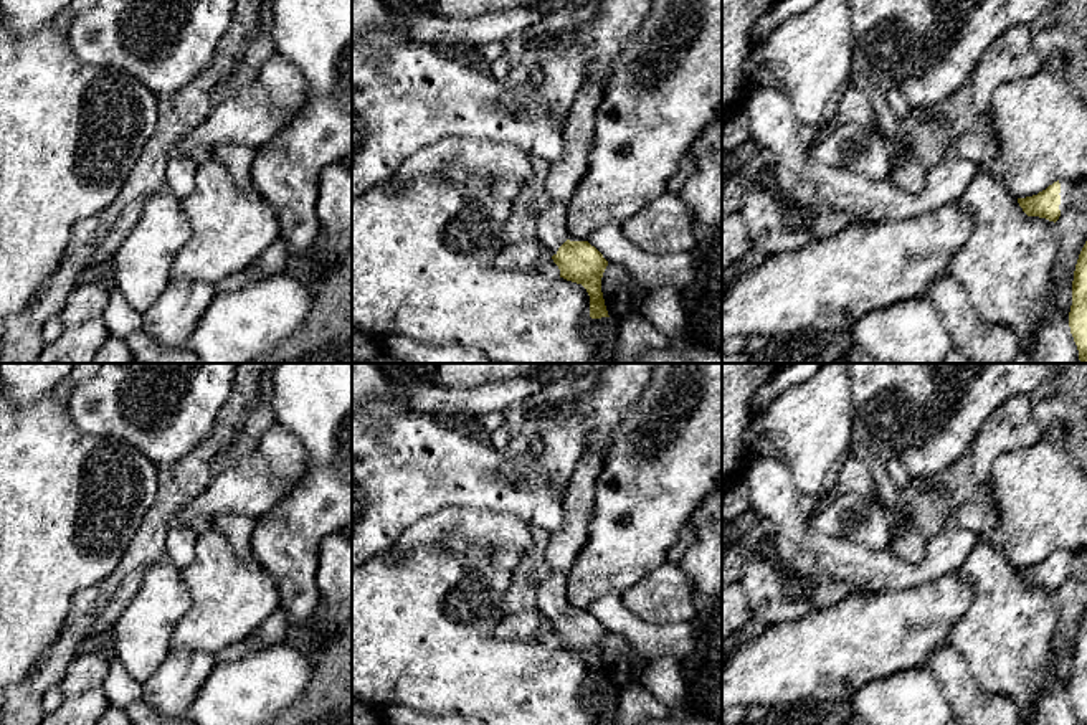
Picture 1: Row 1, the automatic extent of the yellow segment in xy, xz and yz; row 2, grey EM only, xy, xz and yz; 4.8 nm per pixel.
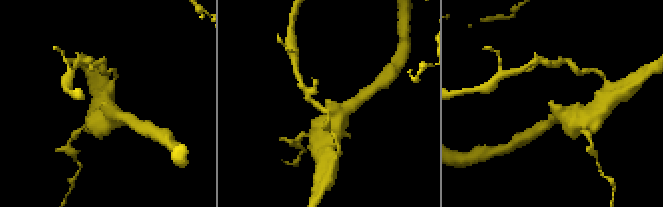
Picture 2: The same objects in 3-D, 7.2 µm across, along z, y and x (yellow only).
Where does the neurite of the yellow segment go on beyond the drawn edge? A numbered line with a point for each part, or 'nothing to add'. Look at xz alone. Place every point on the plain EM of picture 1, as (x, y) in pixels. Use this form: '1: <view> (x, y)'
1: xz (550, 600)

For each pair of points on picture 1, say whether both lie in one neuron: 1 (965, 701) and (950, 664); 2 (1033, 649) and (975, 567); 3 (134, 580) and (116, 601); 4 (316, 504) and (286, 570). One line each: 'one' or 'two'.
1: one
2: one
3: one
4: one

